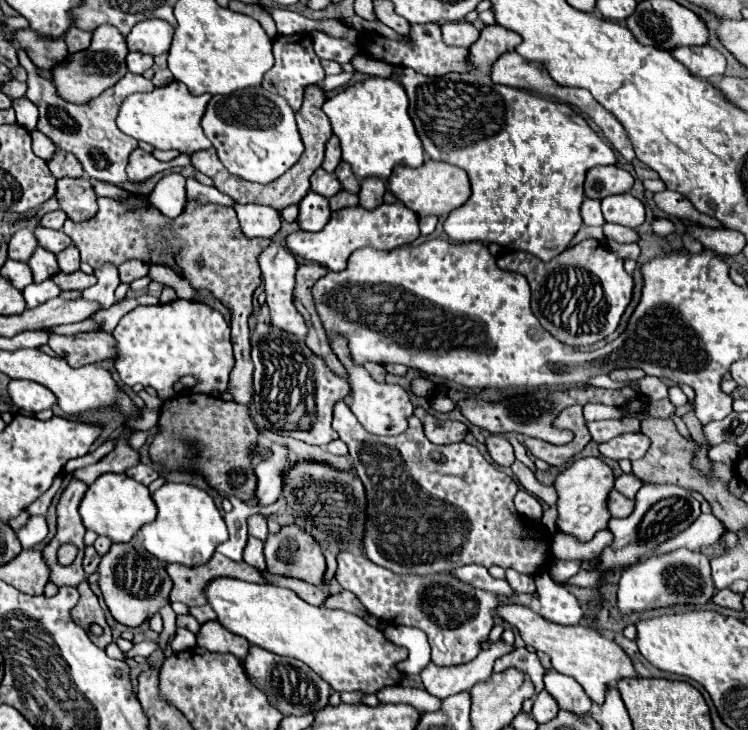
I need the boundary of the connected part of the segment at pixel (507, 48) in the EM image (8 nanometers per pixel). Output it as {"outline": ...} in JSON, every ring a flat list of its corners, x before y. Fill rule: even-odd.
{"outline":[[498,24,494,26,486,26,480,32,480,38,470,46,468,52,468,64,474,66,476,70,490,74,492,72,492,64,506,52,512,52,518,44,522,42,522,38,512,32,506,30]]}

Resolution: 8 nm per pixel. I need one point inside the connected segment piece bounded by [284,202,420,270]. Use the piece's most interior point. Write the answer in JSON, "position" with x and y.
{"position":[390,226]}

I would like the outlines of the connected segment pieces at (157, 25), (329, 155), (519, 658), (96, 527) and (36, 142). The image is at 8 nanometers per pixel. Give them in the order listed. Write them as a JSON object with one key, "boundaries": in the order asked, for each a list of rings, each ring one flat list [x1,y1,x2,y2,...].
{"boundaries":[[[152,18,138,22,132,28,132,32,126,36,126,42,128,42,128,50,158,56,170,50,172,36,174,36,174,28,168,22]],[[332,136,328,142,326,142,326,156,324,156,324,162,322,162,322,168,326,172,334,172,334,168,338,166,340,162,340,144,336,140,336,136]],[[514,648,506,656,500,656,500,660,496,660,496,664,494,664,494,672,504,672,508,668,516,668,516,670,524,672,526,676,530,676,530,680,534,684,534,694,544,690,544,682,542,682,544,668,534,652,530,652,526,648]],[[104,474,92,486,88,486,88,492,80,504,80,516,86,530,106,536,112,542,128,542,140,530,140,526,156,518,156,506,148,488,140,482,128,478,126,474]],[[32,130,32,148,34,148,36,156,40,156,42,160,48,160,50,156,54,156,58,152,58,146,52,146,48,142,48,138,40,136,40,130]]]}

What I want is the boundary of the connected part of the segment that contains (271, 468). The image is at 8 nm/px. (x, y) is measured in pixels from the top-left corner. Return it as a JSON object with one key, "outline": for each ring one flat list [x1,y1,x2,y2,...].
{"outline":[[272,446,272,458,256,466,258,506,270,506,280,498,280,472,284,472,284,468,292,464,294,458,284,446]]}

